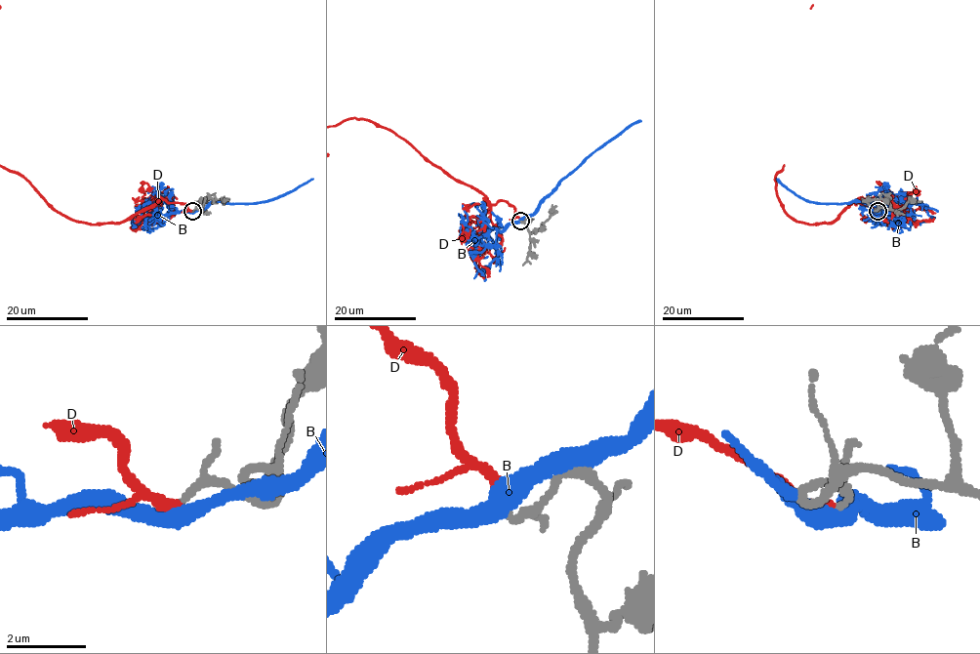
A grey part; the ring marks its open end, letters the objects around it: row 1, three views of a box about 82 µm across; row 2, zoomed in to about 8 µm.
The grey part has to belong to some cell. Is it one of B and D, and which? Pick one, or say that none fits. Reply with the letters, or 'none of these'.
D

